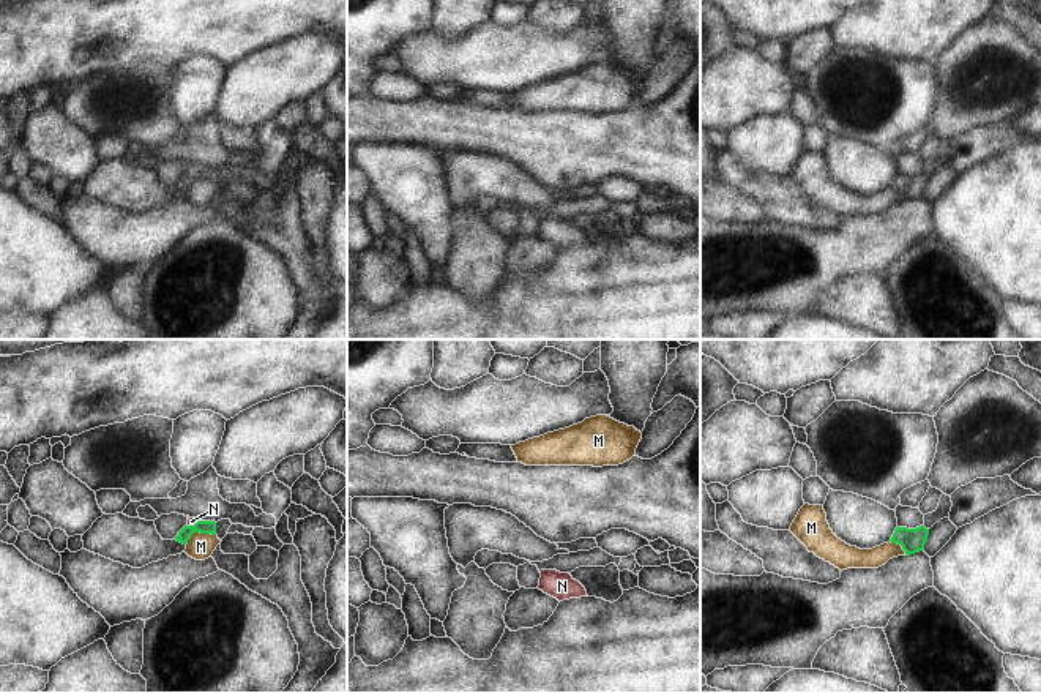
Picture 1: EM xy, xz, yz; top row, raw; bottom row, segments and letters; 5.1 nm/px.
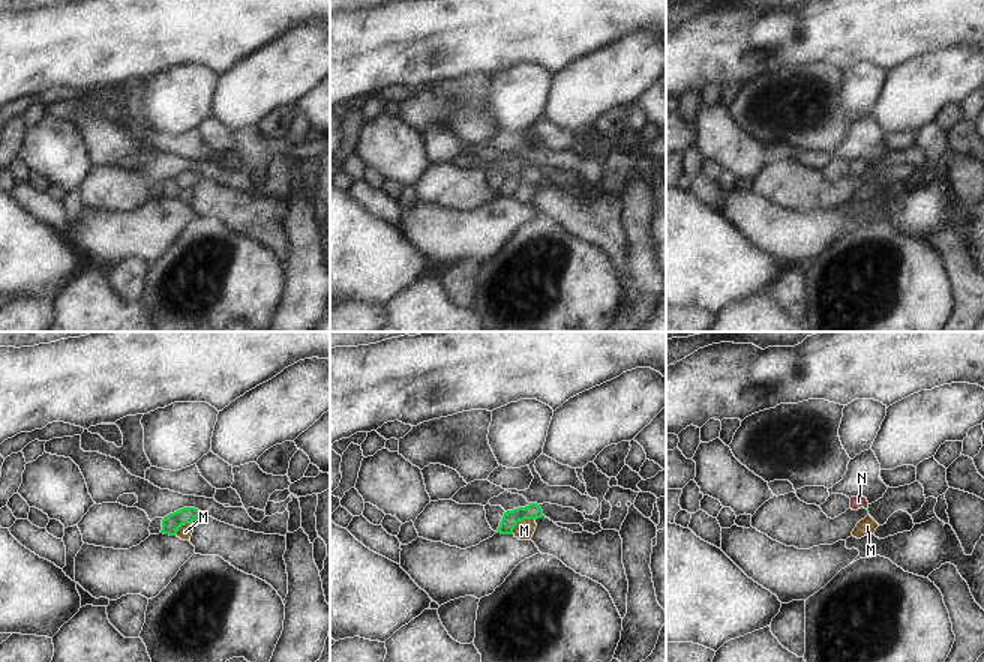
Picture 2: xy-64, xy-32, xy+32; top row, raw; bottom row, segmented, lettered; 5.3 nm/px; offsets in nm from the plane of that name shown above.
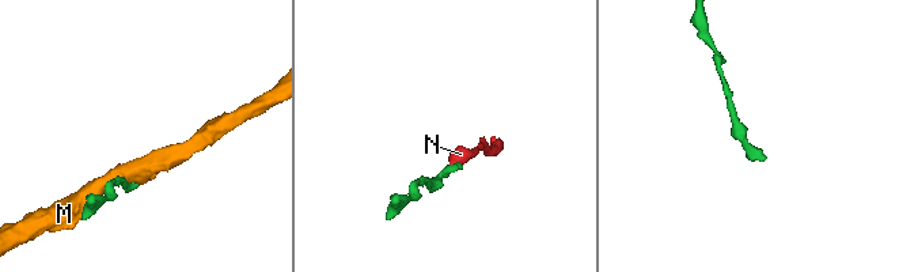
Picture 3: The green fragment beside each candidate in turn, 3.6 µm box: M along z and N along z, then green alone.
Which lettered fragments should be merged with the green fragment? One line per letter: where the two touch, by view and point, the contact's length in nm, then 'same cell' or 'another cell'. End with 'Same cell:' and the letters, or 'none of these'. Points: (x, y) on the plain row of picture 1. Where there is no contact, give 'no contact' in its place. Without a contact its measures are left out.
M: contact xy (199, 177); length 160 nm; another cell
N: contact xy (194, 171); length 60 nm; same cell
Same cell: N

